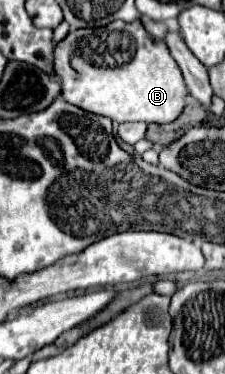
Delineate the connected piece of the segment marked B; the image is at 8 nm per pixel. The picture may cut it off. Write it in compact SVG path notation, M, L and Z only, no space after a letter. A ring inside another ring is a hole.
M113 21L103 27L71 29L63 41L53 47L53 71L61 81L61 97L89 113L109 117L115 123L143 121L143 123L171 123L185 107L187 87L179 65L171 57L165 41L151 39L141 21L125 23Z

